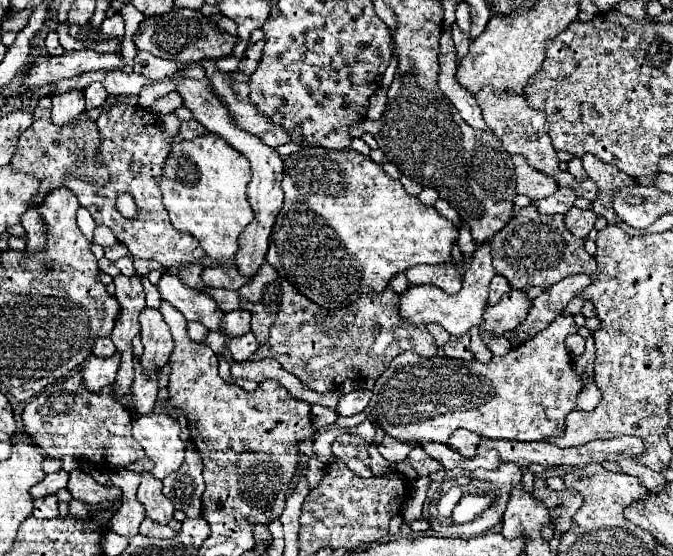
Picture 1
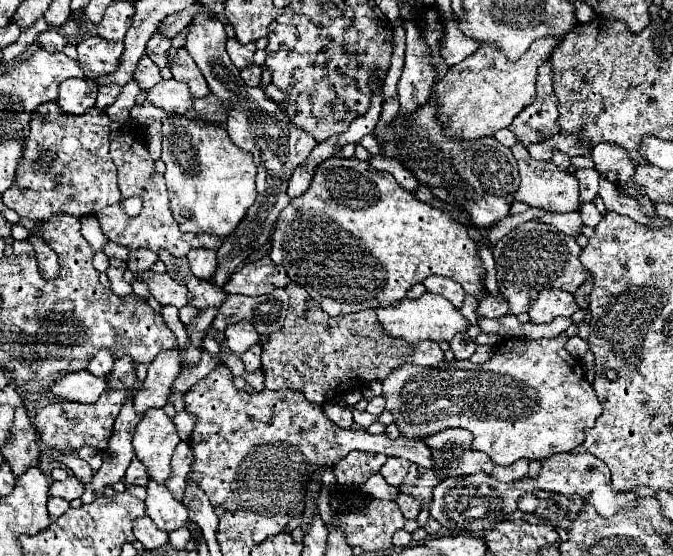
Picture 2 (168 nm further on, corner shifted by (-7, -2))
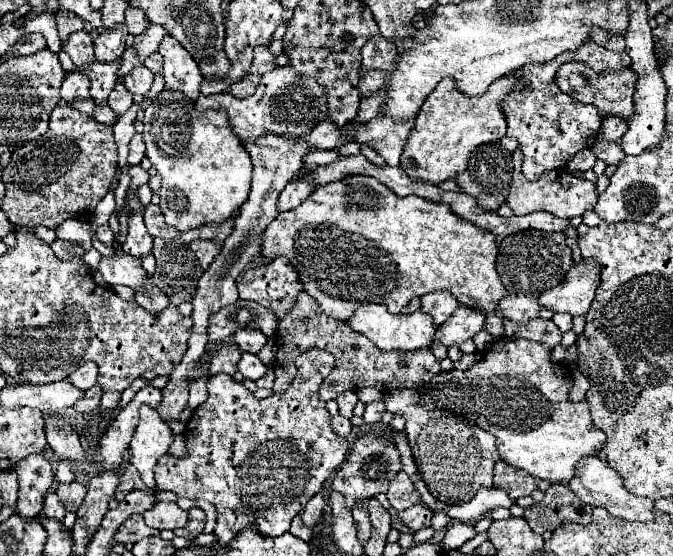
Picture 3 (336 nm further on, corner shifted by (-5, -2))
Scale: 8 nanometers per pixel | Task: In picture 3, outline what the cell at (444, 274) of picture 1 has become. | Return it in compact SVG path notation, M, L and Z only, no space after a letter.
M446 290L428 292L420 300L422 300L422 310L428 312L436 320L436 324L446 322L460 306L458 300L452 296L452 292L446 292Z

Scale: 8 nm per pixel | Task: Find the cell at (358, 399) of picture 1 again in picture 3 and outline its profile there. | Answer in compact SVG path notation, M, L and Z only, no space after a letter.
M376 400L376 402L366 404L366 412L364 412L366 424L376 424L376 422L380 422L380 418L382 418L384 412L386 412L386 408L384 408L384 402L382 402L382 400Z

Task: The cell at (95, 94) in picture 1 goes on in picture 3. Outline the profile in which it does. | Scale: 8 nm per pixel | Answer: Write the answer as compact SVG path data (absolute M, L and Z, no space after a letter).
M118 82L116 86L114 86L114 90L110 92L110 96L108 96L108 106L120 116L120 114L124 114L130 106L132 106L132 94L126 90L126 86L122 84L122 82Z

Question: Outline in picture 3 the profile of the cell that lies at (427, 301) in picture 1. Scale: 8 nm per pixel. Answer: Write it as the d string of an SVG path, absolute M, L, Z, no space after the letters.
M384 304L360 306L348 320L348 324L352 326L352 330L366 334L380 350L418 350L424 346L432 346L436 332L440 330L440 326L432 322L432 316L422 310L416 310L412 314L390 314Z

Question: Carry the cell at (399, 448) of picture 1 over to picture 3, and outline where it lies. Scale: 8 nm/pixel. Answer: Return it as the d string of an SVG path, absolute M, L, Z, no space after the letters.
M400 470L394 478L392 478L392 484L388 486L388 492L386 492L392 508L396 510L406 510L410 508L414 502L418 502L420 494L416 492L412 480L408 478L408 474L404 470Z

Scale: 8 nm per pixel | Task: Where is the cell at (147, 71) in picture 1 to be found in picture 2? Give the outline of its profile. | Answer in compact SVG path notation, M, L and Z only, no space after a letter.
M142 56L140 64L134 70L134 80L138 82L140 90L150 90L154 84L158 84L158 80L162 80L162 76L158 66L148 56Z

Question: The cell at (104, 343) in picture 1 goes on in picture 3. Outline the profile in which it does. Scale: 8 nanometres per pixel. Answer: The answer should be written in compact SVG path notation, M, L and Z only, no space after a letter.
M86 362L84 366L80 366L76 372L68 376L68 380L76 384L80 390L92 388L96 384L96 378L98 378L98 366L94 362Z

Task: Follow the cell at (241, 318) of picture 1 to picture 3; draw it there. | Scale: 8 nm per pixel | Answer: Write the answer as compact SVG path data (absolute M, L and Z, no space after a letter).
M240 328L234 332L234 344L242 350L242 352L252 352L258 354L260 348L268 342L268 338L260 332L260 330L252 330L252 328Z

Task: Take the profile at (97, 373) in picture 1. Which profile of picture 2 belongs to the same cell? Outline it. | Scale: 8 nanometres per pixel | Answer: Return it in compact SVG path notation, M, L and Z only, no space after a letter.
M82 370L68 374L62 380L56 380L56 384L50 386L48 392L60 400L90 404L96 402L104 390L106 390L106 378L96 378L88 370Z

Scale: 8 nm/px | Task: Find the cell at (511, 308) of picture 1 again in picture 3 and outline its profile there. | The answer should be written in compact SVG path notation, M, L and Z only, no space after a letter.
M580 262L568 270L568 278L564 278L552 290L544 292L538 302L542 308L552 310L554 314L558 312L566 312L572 316L586 314L594 300L598 282L600 270L596 268L596 264Z

